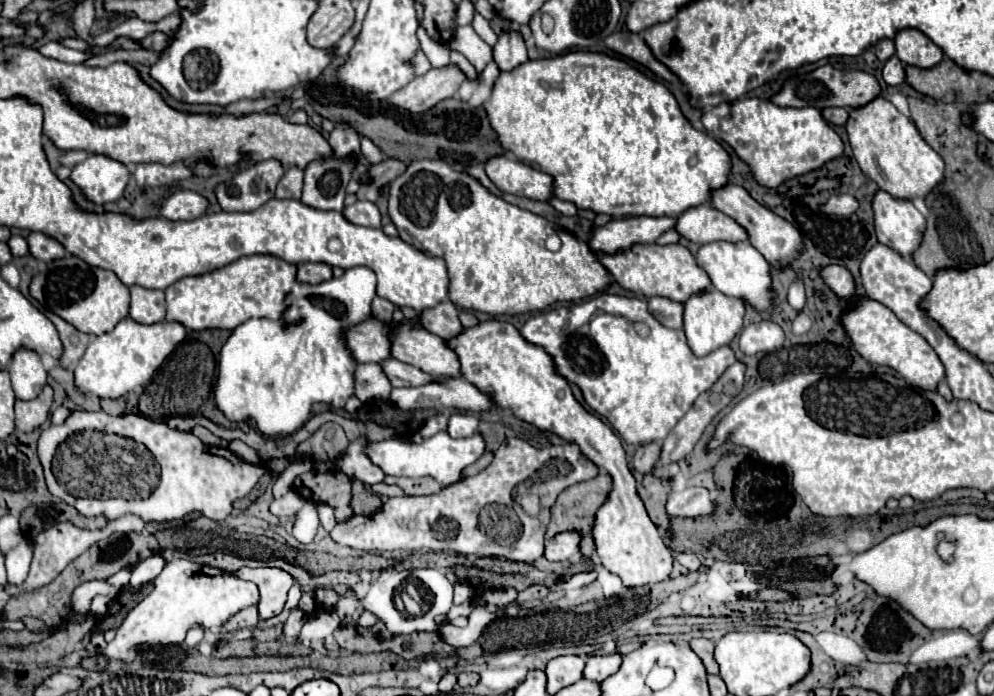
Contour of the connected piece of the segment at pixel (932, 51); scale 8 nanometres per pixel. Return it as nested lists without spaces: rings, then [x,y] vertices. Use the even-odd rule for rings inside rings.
[[[901,30],[895,38],[895,46],[901,62],[917,68],[933,68],[943,60],[943,50],[919,30]]]

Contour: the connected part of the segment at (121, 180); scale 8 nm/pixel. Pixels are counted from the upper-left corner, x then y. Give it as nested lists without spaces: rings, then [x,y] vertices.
[[[89,156],[73,168],[71,180],[93,204],[107,204],[121,198],[129,180],[129,170],[107,156]]]

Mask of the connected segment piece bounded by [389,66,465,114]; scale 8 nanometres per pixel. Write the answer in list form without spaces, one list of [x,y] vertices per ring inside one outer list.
[[[457,66],[431,68],[427,74],[411,80],[403,90],[389,98],[391,106],[403,108],[411,114],[427,112],[445,98],[453,98],[465,80],[465,74]]]

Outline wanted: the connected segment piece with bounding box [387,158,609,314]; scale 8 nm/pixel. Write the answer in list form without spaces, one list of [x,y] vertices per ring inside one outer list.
[[[411,160],[407,170],[399,174],[389,188],[387,212],[391,222],[399,230],[399,238],[411,244],[411,236],[417,240],[419,250],[429,256],[441,256],[449,270],[449,298],[455,306],[467,310],[479,310],[487,314],[521,314],[531,310],[543,310],[557,300],[581,300],[603,292],[609,286],[609,274],[601,266],[599,258],[591,254],[587,242],[567,232],[567,250],[549,252],[545,240],[549,234],[559,232],[555,224],[529,210],[521,210],[503,198],[489,192],[477,178],[467,172],[453,170],[443,160]]]

